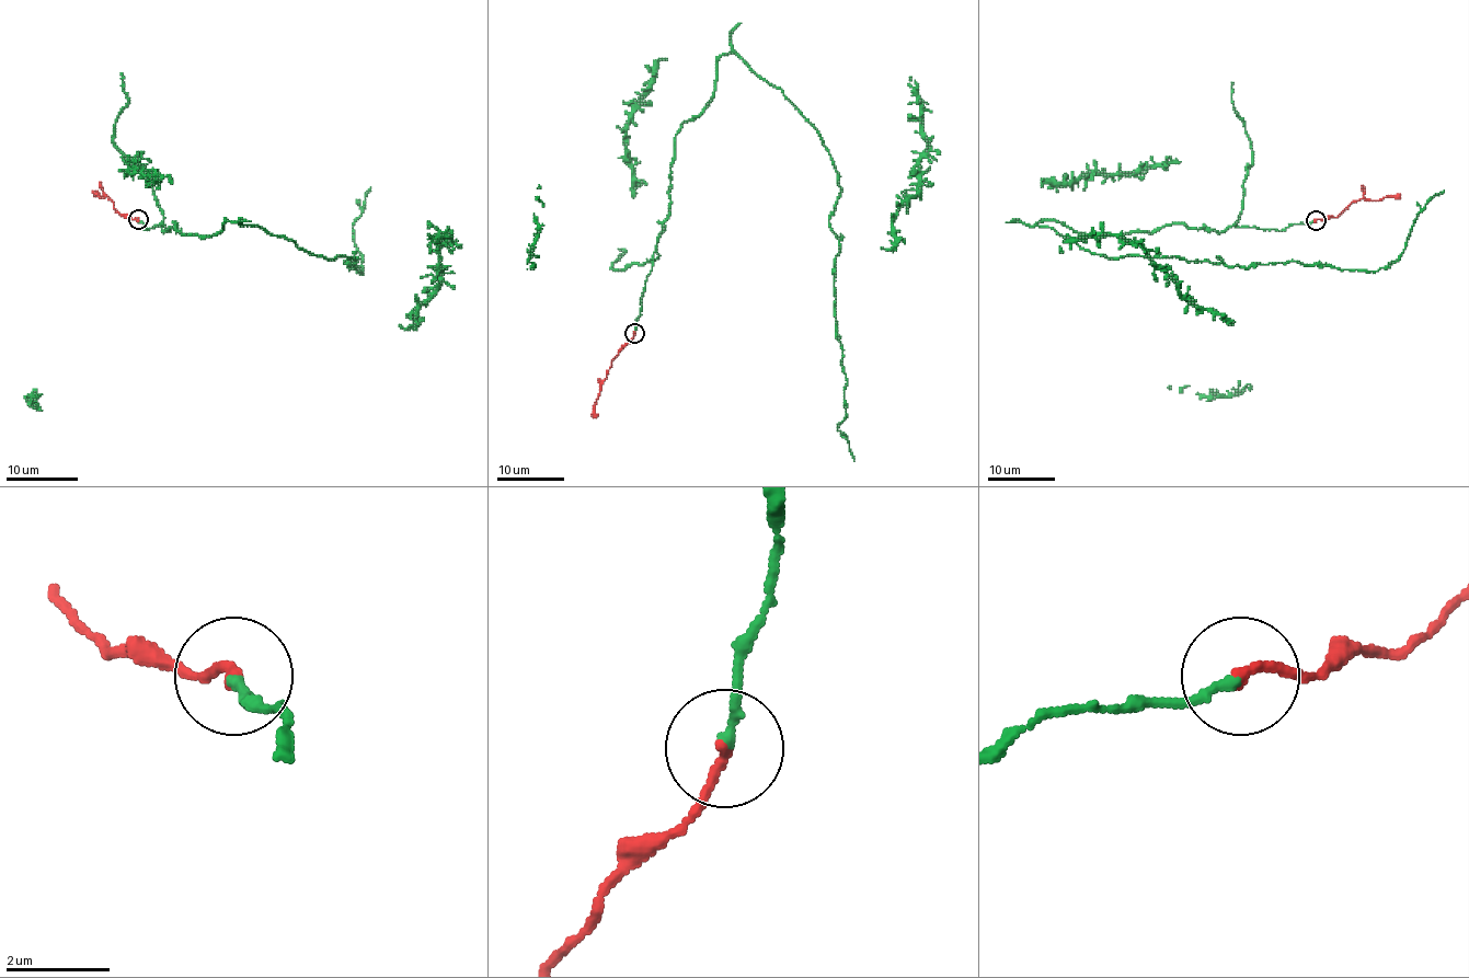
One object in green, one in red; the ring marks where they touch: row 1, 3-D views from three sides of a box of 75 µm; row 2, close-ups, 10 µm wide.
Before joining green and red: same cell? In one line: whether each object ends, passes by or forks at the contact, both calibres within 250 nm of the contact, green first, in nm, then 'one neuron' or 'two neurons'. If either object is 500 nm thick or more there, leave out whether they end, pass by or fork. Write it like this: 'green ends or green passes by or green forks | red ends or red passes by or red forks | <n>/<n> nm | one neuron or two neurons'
green ends | red ends | 200/240 nm | one neuron

